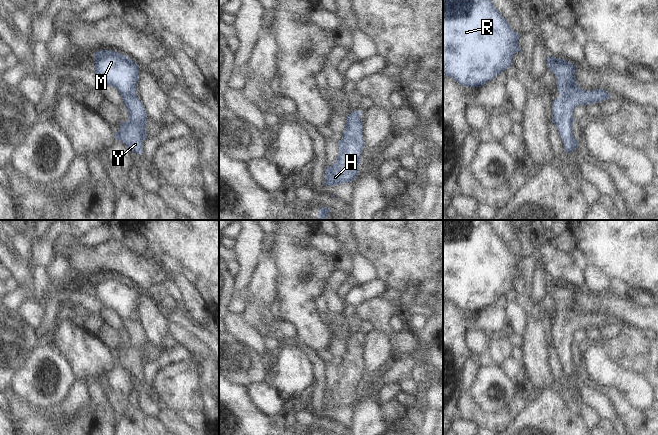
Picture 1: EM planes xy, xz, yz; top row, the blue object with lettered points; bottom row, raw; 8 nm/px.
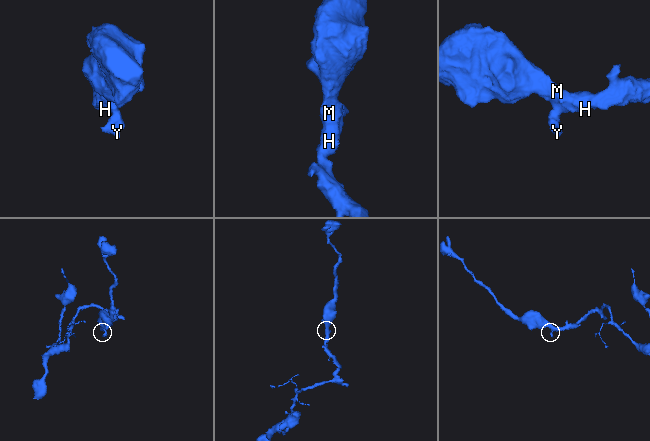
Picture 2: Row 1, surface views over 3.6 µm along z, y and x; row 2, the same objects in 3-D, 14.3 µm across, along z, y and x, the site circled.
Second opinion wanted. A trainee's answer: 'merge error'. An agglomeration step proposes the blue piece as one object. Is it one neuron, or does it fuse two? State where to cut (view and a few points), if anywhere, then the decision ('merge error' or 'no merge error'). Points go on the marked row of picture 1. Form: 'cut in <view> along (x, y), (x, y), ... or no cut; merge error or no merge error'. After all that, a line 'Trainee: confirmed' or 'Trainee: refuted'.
no cut; no merge error
Trainee: refuted

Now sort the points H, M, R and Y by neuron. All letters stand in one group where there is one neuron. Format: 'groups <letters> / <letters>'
groups H M R Y

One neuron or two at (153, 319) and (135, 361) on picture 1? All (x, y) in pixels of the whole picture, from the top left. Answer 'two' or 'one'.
two

